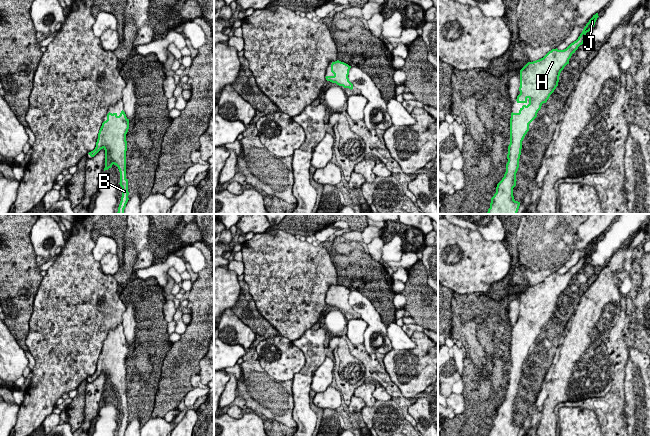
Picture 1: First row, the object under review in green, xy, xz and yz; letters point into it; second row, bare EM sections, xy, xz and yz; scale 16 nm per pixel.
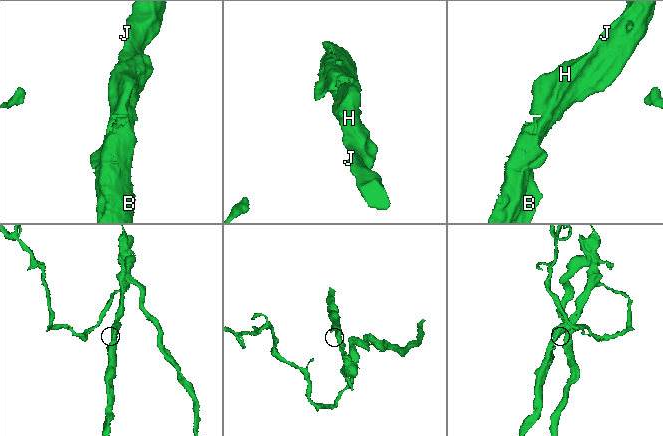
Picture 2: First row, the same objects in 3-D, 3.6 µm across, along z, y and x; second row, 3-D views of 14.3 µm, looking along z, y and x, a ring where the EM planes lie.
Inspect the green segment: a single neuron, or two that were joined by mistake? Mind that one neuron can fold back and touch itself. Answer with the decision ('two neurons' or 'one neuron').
one neuron

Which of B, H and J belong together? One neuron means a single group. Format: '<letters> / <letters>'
B H J

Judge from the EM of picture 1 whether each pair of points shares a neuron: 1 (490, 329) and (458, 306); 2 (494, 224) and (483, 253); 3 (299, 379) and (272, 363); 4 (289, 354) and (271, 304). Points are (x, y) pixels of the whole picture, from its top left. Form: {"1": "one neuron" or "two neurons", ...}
{"1": "one neuron", "2": "two neurons", "3": "two neurons", "4": "two neurons"}

